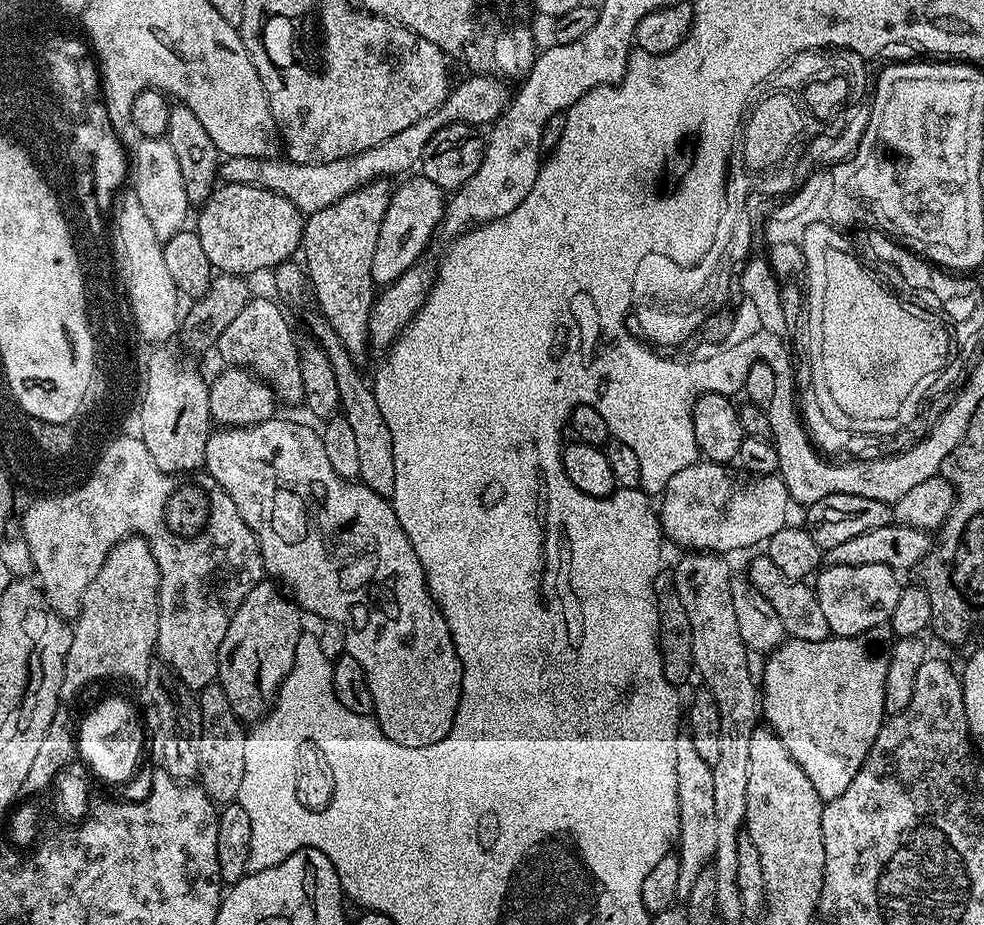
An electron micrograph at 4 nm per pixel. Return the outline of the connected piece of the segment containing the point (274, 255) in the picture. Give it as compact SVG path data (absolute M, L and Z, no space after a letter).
M230 183L214 188L199 207L194 231L215 271L223 275L251 276L287 263L303 243L305 217L282 195L264 187Z

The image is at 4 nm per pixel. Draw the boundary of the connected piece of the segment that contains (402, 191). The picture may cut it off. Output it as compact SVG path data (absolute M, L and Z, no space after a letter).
M419 174L408 179L403 181L405 184L401 188L393 191L386 216L382 218L382 230L378 230L372 267L372 283L376 286L393 284L407 268L417 267L419 260L416 259L427 250L432 235L441 231L444 222L445 189L434 186L434 182Z

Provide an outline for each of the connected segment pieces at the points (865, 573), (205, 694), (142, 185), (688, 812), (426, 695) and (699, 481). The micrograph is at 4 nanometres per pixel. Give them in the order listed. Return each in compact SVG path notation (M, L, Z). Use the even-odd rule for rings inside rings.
M890 566L821 567L814 576L818 606L822 606L826 622L830 622L832 636L857 636L879 624L888 624L898 603L902 587L897 569ZM816 580L816 581L815 581Z
M219 686L199 689L198 699L202 714L202 742L198 746L200 763L199 783L204 793L221 805L238 801L238 790L242 790L242 773L246 771L246 738L245 725L234 714L230 698Z
M145 136L137 141L136 153L130 156L130 180L136 183L133 184L134 191L138 194L138 202L142 202L146 218L150 218L154 234L165 242L189 223L190 205L186 198L186 186L182 186L182 170L167 138Z
M682 732L675 747L677 751L677 785L679 830L678 855L678 897L687 897L690 886L694 886L698 874L709 867L716 859L718 841L714 839L715 821L714 776L712 766L699 757L693 738L689 733Z
M273 418L249 428L220 428L213 431L206 442L204 468L208 475L214 478L214 482L218 482L222 490L226 490L234 506L238 506L238 514L242 522L246 522L246 526L250 526L250 530L256 536L265 573L273 581L283 585L290 593L291 599L295 600L305 613L313 612L314 615L321 616L321 621L336 623L344 631L347 655L352 656L354 662L362 666L362 670L366 670L366 682L370 682L370 698L374 698L372 711L376 725L380 727L382 734L386 734L390 742L398 742L398 746L415 748L434 746L434 742L442 742L442 738L450 734L450 726L454 726L454 714L458 714L458 702L462 698L464 667L456 653L446 618L440 607L436 605L432 591L428 589L428 577L422 570L422 562L418 562L418 554L414 554L414 546L410 546L410 538L406 538L391 503L385 497L374 494L374 490L370 490L365 484L355 479L344 479L334 472L329 459L326 458L323 438L317 429L312 429L308 424L299 424L296 420L280 419Z
M697 462L686 466L686 470L678 470L678 474L674 474L674 478L670 478L666 490L659 497L658 519L663 535L667 539L669 536L678 547L684 548L680 550L729 554L728 552L736 552L739 548L752 548L755 544L763 545L789 523L790 497L780 475L739 474L740 476L735 476L734 473L728 471L732 470L723 464Z

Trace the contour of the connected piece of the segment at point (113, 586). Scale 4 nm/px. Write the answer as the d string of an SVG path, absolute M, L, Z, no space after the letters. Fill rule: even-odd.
M130 535L118 541L110 550L102 570L86 586L80 599L80 615L74 621L70 650L64 663L64 677L60 687L61 697L68 698L79 688L113 676L116 680L147 681L148 672L154 667L154 653L158 638L158 610L160 609L160 567L143 536Z

